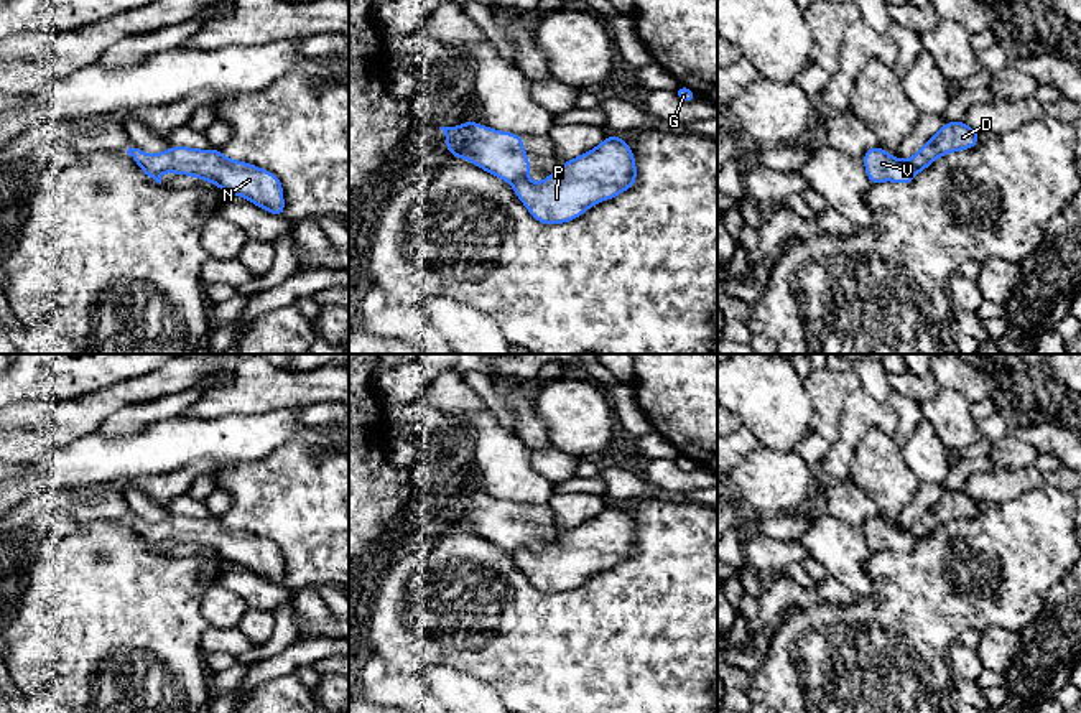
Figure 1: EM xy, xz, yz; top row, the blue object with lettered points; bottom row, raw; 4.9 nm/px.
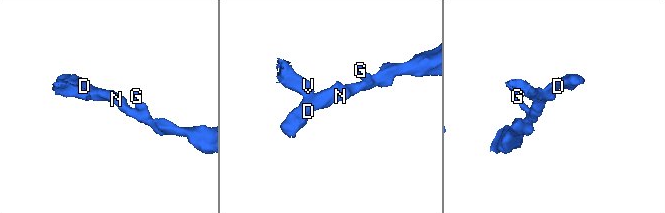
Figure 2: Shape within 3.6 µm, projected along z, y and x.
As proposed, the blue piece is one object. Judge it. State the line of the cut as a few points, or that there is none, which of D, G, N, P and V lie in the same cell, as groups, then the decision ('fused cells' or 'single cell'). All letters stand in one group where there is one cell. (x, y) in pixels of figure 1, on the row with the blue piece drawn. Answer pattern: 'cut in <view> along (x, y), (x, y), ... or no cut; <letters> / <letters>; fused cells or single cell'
cut in xz along (525, 177), (512, 185); D G N P / V; fused cells

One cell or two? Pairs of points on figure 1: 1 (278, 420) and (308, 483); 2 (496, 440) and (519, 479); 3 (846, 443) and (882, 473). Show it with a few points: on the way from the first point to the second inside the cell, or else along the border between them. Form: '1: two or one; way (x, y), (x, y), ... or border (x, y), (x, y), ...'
1: two; border (324, 456), (287, 442), (255, 463)
2: one; way (496, 450), (509, 470)
3: two; border (889, 433), (871, 428), (859, 440), (848, 478)

